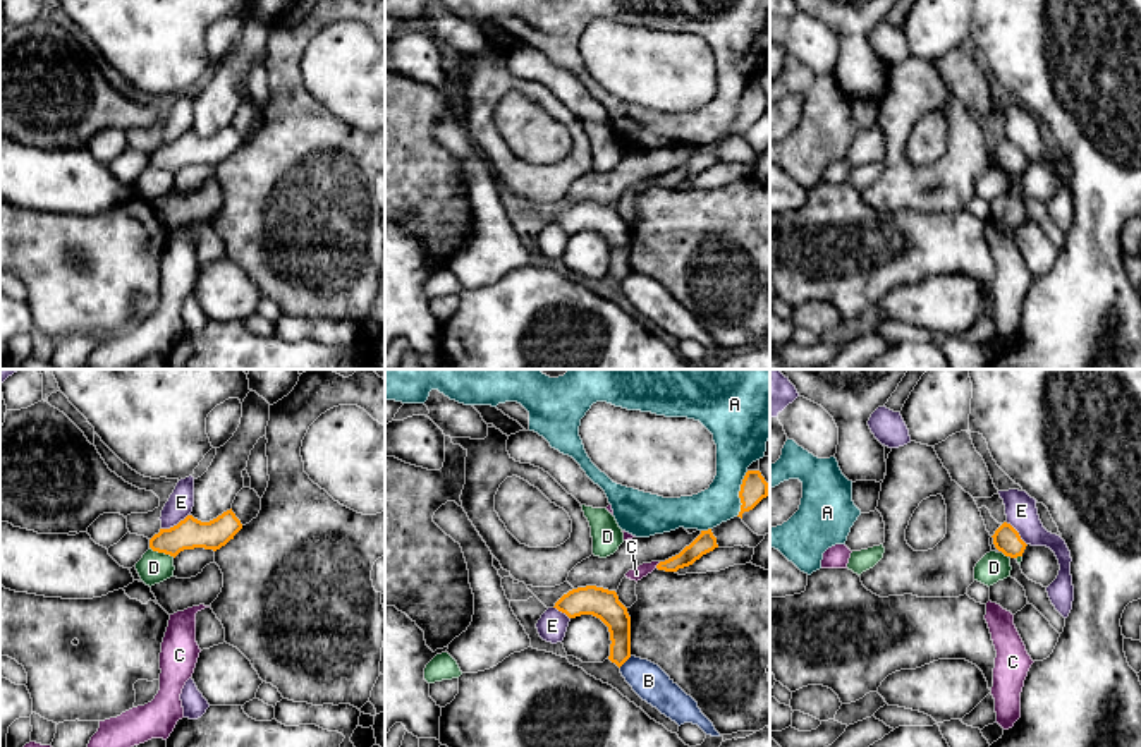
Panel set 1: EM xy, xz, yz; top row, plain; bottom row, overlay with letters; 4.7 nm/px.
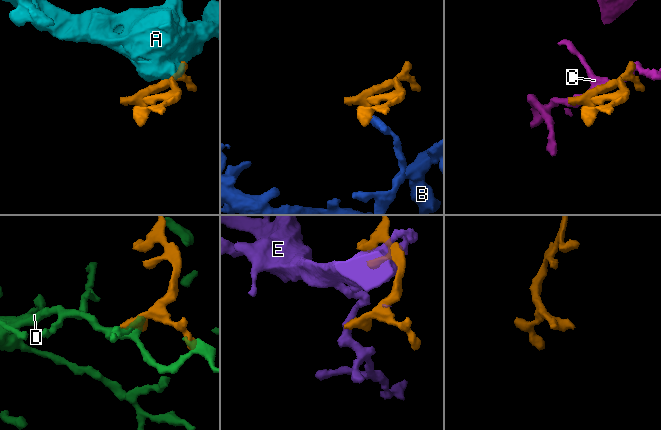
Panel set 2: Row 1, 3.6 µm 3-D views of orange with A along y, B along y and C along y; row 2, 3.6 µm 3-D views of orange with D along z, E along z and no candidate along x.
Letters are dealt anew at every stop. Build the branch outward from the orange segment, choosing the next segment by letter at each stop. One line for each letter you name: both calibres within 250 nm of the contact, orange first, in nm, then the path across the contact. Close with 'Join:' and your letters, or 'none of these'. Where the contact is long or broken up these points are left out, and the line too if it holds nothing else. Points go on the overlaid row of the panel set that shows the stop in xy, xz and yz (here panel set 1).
Join: none of these

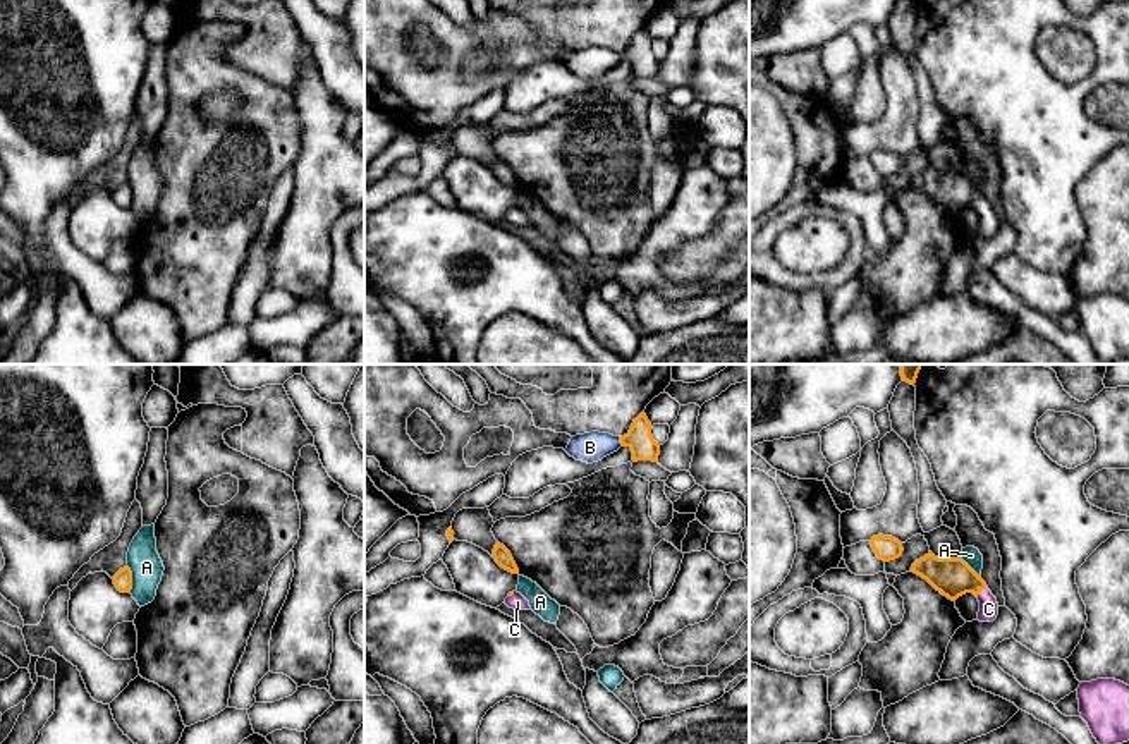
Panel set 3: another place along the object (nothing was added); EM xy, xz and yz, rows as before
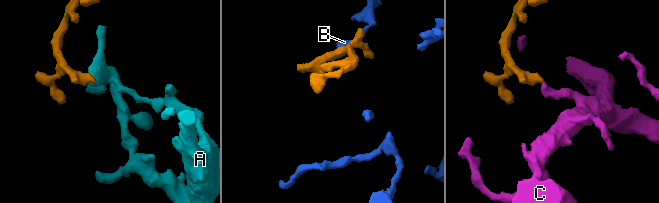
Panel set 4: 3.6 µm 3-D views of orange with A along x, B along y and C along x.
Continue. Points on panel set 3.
C: 180 nm thick on the orange side, 100 nm on the other; runs through yz (952, 578), (966, 579), (982, 590), (988, 609)
Join: C

